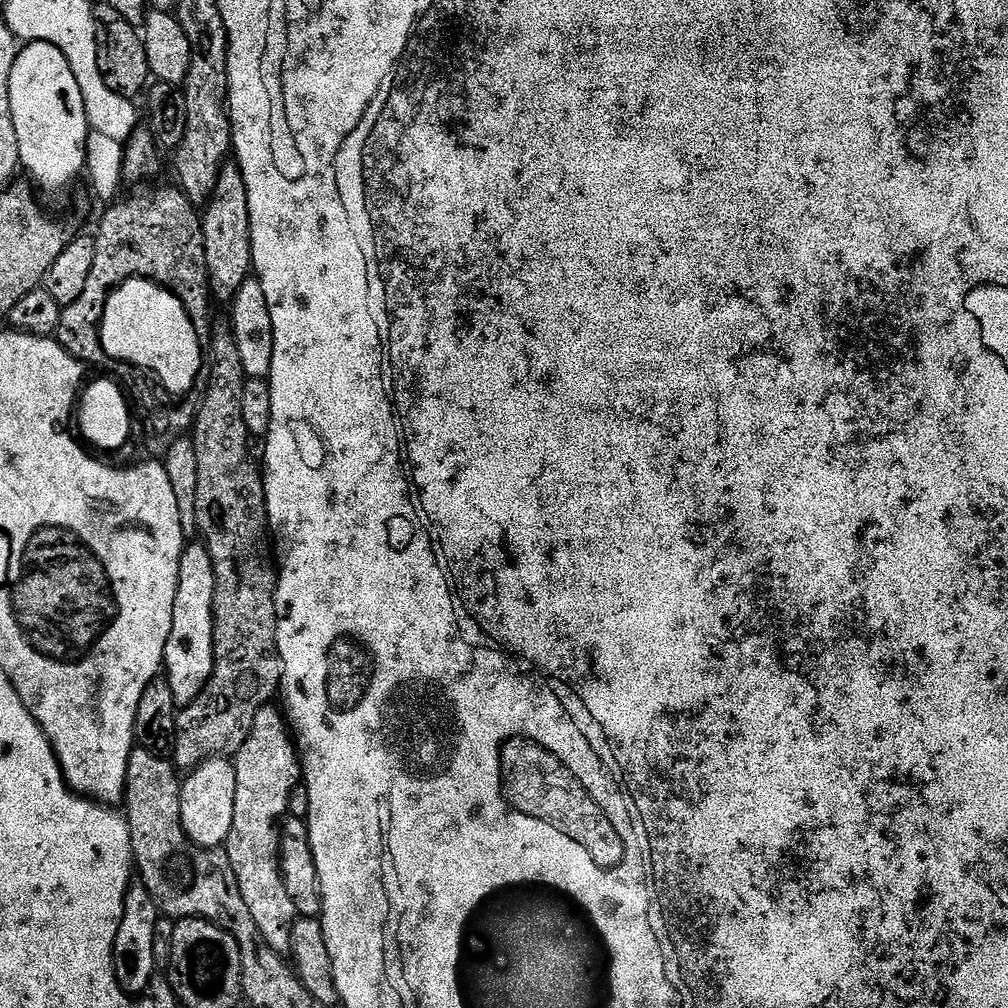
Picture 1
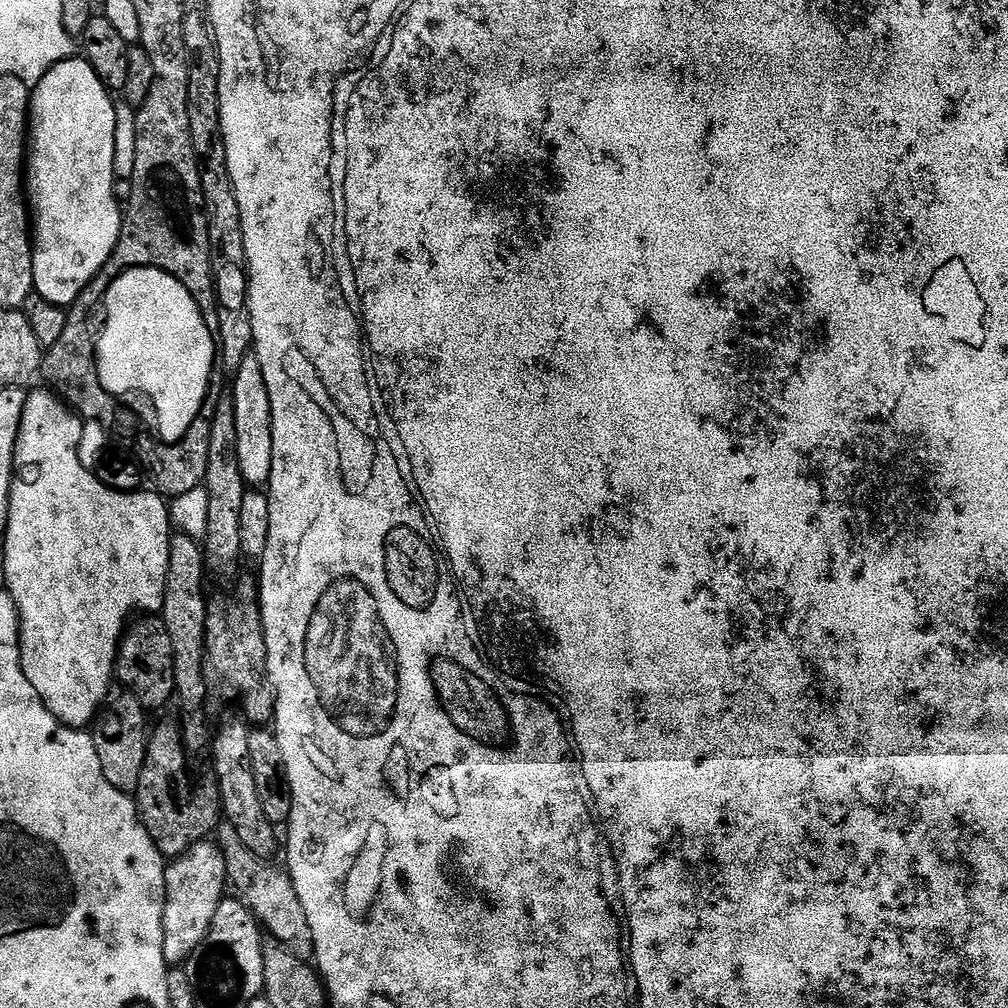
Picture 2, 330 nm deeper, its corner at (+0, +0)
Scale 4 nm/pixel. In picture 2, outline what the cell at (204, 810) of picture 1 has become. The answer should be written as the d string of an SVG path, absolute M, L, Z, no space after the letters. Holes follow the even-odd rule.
M201 842L175 857L167 865L164 877L166 902L162 922L162 954L168 965L180 966L189 960L202 938L206 938L210 922L214 922L214 913L226 896L224 888L228 884L228 867L223 852L215 843Z

